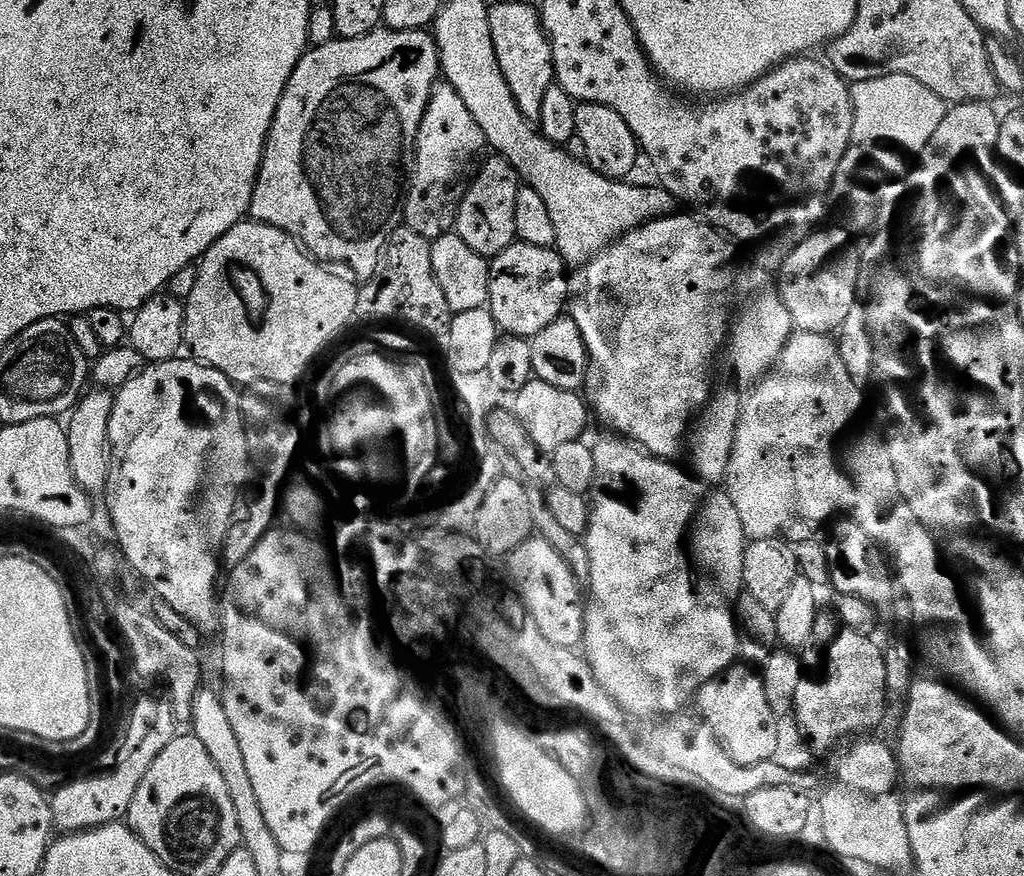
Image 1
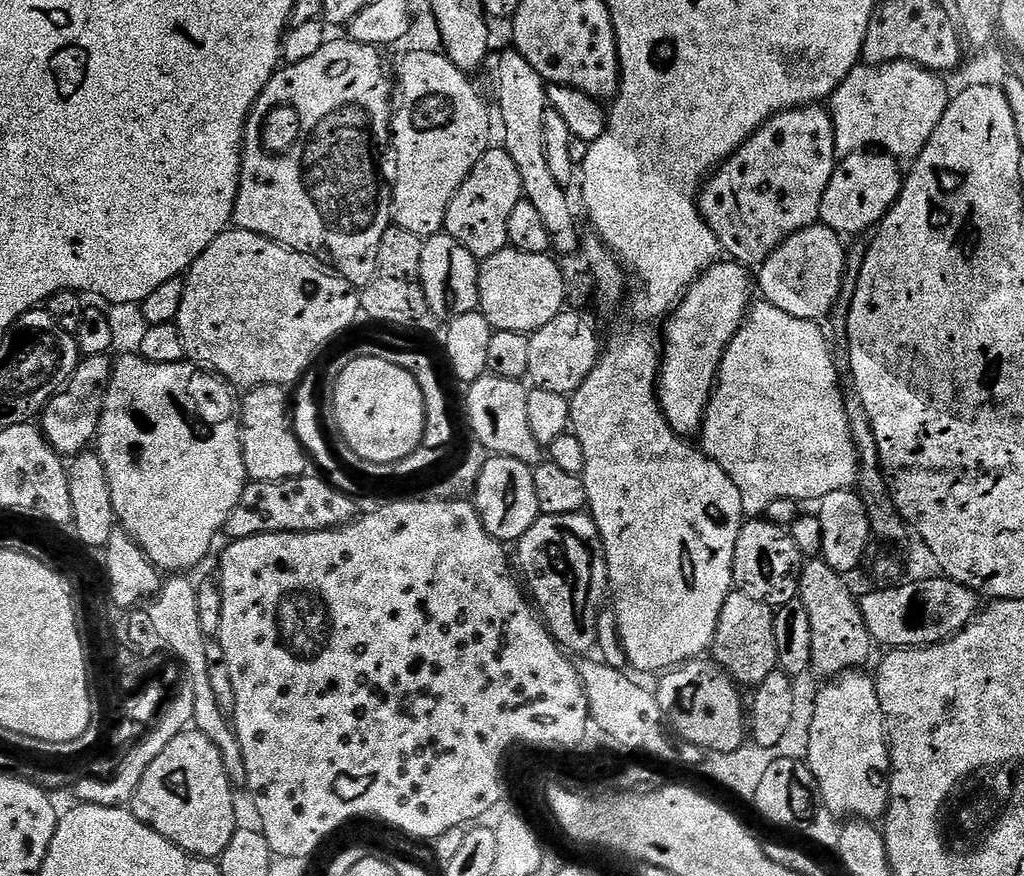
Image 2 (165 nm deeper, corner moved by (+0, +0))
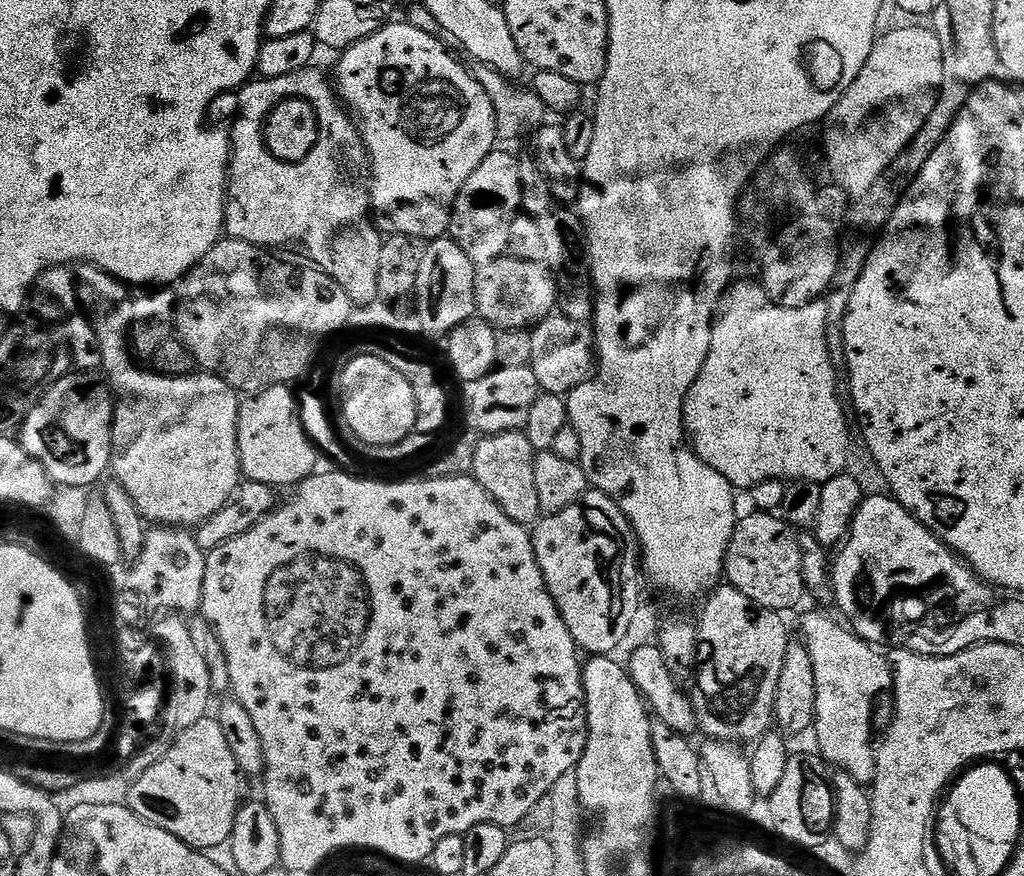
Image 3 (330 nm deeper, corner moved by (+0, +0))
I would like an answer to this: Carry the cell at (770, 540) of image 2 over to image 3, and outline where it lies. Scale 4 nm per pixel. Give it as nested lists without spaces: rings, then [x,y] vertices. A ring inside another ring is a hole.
[[[752,512],[749,516],[741,515],[739,517],[734,534],[730,538],[728,552],[724,556],[723,575],[726,580],[728,576],[727,583],[731,587],[746,594],[746,598],[750,598],[754,603],[761,604],[764,608],[785,610],[784,608],[794,607],[803,596],[806,596],[804,575],[802,574],[804,555],[800,552],[800,541],[793,525],[779,515],[776,516],[771,516],[768,512]]]

